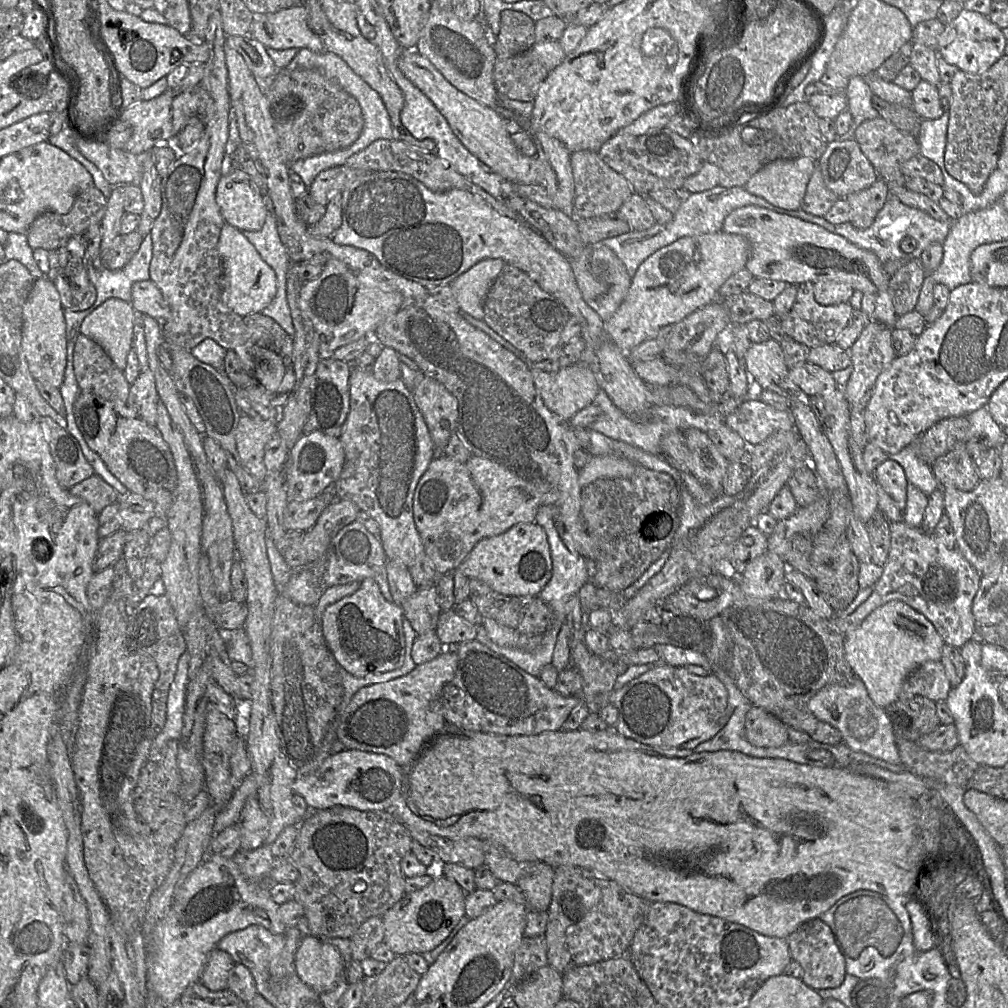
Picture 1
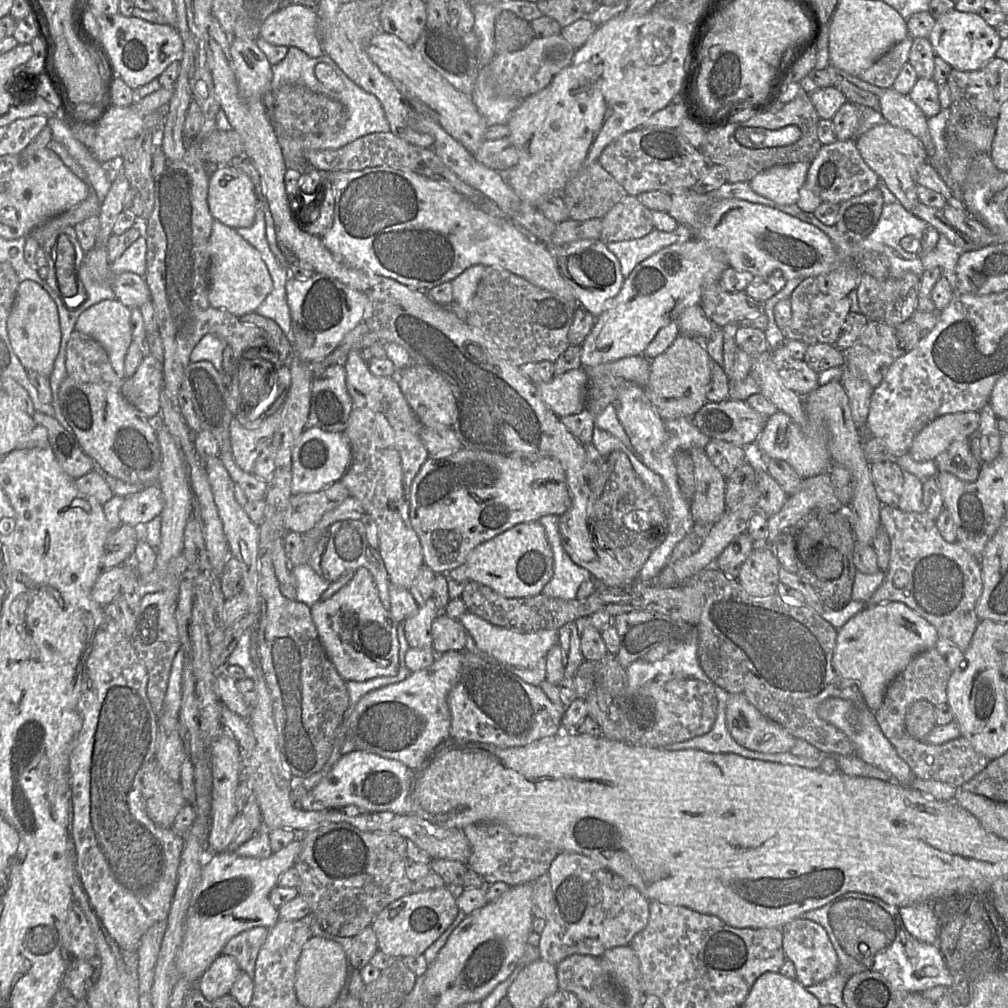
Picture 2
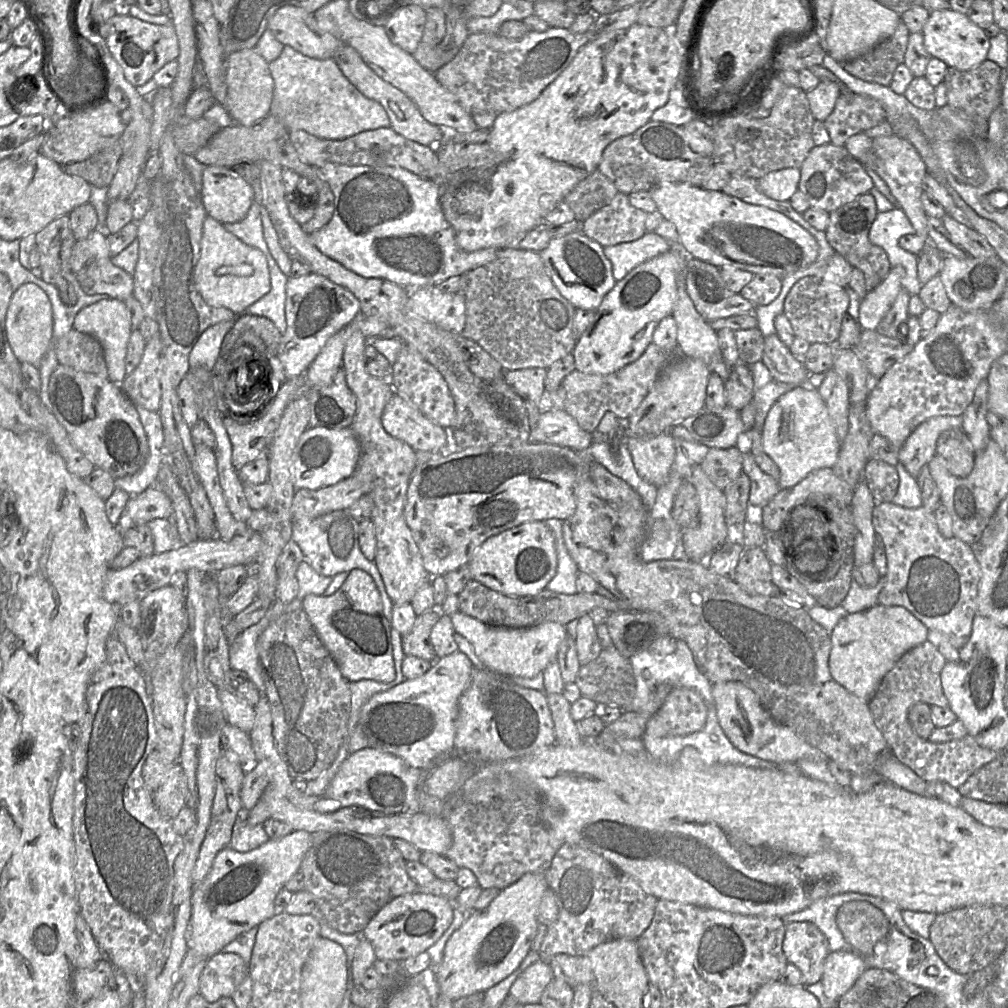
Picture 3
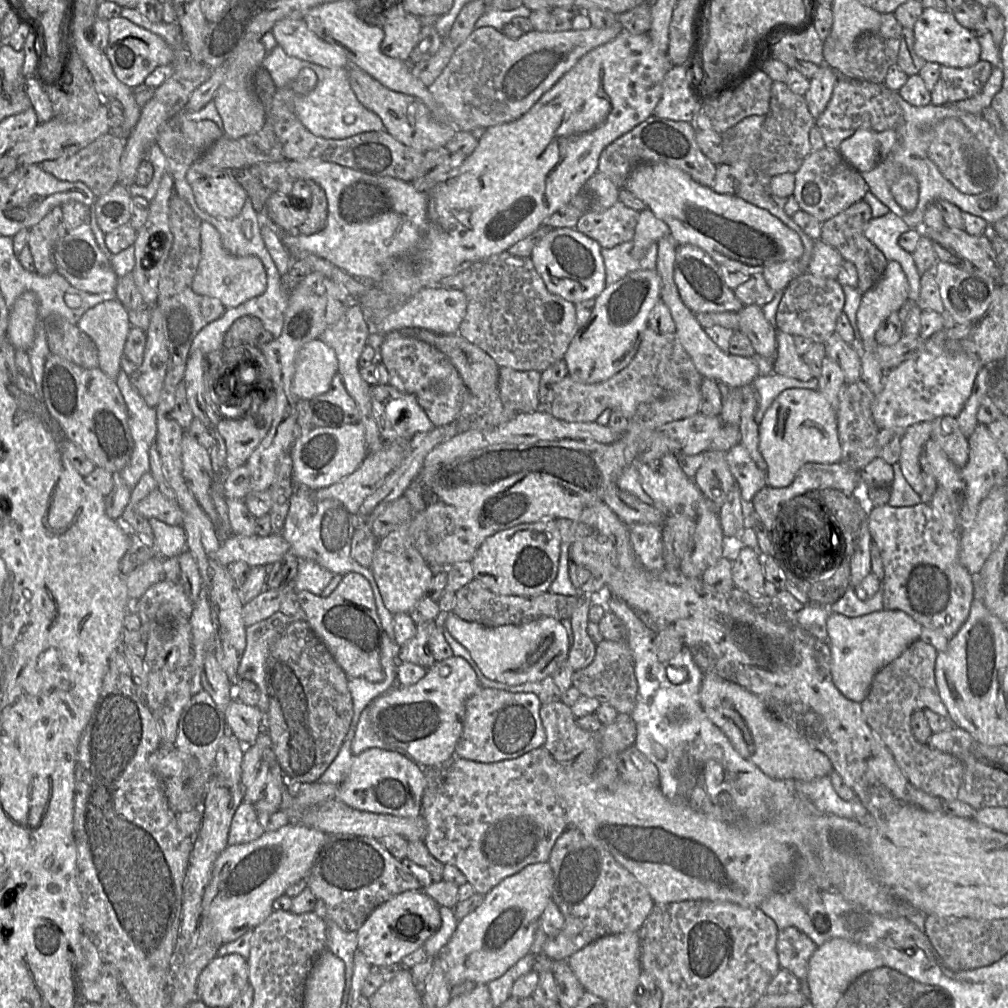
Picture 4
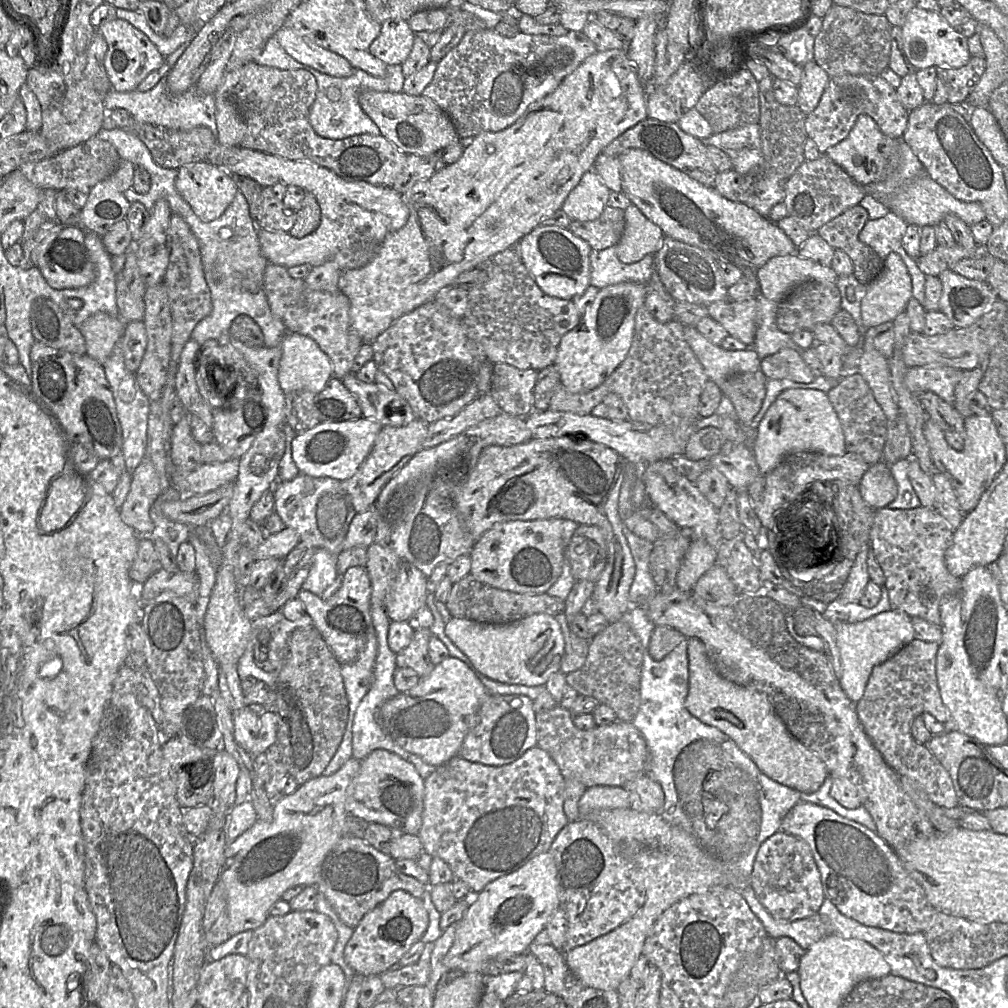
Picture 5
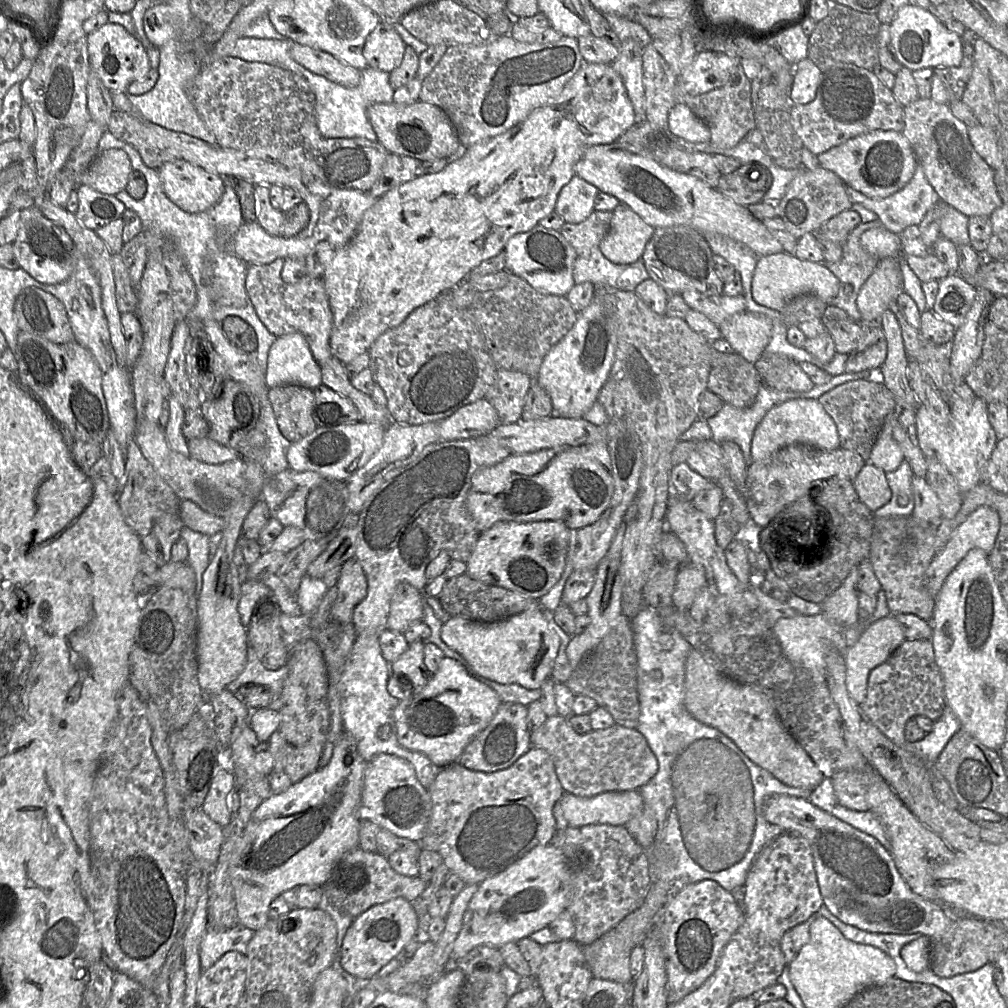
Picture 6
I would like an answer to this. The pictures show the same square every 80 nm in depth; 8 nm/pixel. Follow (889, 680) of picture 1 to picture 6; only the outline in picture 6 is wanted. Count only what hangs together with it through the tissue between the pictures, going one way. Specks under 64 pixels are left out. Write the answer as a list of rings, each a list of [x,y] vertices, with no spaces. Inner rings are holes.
[[[892,613],[863,629],[858,640],[849,648],[844,656],[846,689],[849,696],[857,704],[860,704],[865,698],[867,678],[871,670],[883,663],[905,640],[904,632]]]

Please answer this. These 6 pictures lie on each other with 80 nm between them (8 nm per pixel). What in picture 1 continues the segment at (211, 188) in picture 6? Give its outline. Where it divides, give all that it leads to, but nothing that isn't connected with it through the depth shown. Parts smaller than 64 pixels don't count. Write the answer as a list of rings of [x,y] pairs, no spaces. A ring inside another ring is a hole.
[[[240,170],[223,175],[216,188],[216,203],[225,222],[240,231],[258,231],[268,214],[260,189]]]

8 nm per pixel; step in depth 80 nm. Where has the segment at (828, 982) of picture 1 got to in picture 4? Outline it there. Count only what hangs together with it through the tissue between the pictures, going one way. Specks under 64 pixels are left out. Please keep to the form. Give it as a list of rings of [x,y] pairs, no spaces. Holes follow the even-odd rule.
[[[795,927],[779,931],[776,950],[782,970],[788,970],[801,981],[806,981],[809,960],[817,945]]]

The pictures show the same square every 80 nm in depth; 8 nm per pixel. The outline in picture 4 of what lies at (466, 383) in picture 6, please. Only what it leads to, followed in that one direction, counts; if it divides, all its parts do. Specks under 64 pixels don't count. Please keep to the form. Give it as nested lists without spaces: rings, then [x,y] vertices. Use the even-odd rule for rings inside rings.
[[[391,331],[384,335],[377,359],[387,369],[390,385],[414,396],[434,426],[455,422],[465,399],[466,388],[447,355],[424,341],[400,331]]]

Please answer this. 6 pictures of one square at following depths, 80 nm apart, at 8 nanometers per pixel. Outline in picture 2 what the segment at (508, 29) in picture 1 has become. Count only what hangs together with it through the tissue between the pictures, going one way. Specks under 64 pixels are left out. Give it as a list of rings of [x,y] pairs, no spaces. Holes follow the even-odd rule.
[[[503,11],[495,24],[495,54],[522,50],[534,37],[531,22],[519,18],[511,11]]]

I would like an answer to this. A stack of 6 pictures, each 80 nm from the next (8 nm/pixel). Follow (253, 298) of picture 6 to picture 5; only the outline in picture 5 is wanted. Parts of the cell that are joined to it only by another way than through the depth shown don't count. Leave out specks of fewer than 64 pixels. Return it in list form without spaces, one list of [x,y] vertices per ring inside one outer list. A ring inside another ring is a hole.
[[[272,263],[264,270],[262,288],[272,314],[282,321],[287,333],[311,337],[329,357],[334,377],[342,380],[351,373],[353,361],[363,340],[351,327],[350,302],[342,292],[310,289],[304,279],[293,278],[284,266]]]

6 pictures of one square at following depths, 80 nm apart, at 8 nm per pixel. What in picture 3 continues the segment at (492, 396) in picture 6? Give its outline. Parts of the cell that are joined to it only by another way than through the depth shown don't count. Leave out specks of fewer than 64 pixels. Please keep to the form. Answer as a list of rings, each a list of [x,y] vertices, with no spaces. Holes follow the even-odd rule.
[[[536,367],[506,370],[504,379],[521,397],[533,401],[538,407],[544,409],[542,398],[545,392],[546,375],[546,368]]]

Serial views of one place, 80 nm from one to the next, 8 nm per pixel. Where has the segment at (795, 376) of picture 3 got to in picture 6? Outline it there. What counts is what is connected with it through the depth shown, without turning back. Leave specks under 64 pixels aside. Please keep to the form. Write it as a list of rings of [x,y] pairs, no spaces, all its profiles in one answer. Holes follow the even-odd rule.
[[[685,290],[680,295],[691,309],[704,314],[717,326],[726,322],[735,314],[748,311],[742,295],[708,296],[696,290]]]

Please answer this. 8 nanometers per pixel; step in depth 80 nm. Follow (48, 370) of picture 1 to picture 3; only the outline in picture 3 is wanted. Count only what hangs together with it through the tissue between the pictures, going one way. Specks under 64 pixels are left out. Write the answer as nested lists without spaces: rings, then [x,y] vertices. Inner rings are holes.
[[[25,283],[13,293],[6,314],[6,332],[19,362],[27,362],[38,368],[53,344],[52,305],[47,294],[38,285]]]

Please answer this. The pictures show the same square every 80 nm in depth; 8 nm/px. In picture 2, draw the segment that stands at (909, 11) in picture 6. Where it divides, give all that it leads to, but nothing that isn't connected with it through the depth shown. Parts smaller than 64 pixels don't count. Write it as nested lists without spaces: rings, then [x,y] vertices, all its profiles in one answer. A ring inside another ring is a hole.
[[[951,10],[935,19],[928,40],[935,54],[960,71],[978,70],[995,58],[1002,38],[978,13]]]

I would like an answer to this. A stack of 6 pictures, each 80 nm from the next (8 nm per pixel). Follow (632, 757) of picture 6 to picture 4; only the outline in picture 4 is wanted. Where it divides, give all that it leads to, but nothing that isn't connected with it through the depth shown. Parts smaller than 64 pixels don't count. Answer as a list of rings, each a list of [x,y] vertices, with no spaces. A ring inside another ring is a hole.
[[[561,700],[542,705],[540,718],[545,730],[543,745],[553,759],[559,763],[572,763],[576,771],[593,775],[603,759],[615,760],[627,747],[634,745],[637,737],[636,724],[631,714],[618,713],[615,720],[602,725],[597,731],[587,731],[579,727],[571,708]]]

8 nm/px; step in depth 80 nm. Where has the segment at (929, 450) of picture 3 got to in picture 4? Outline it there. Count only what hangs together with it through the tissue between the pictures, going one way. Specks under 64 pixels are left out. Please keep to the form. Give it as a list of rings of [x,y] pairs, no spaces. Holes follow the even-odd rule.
[[[922,421],[907,428],[901,438],[901,469],[910,486],[919,495],[924,491],[919,459],[931,438],[932,429],[932,421]]]

